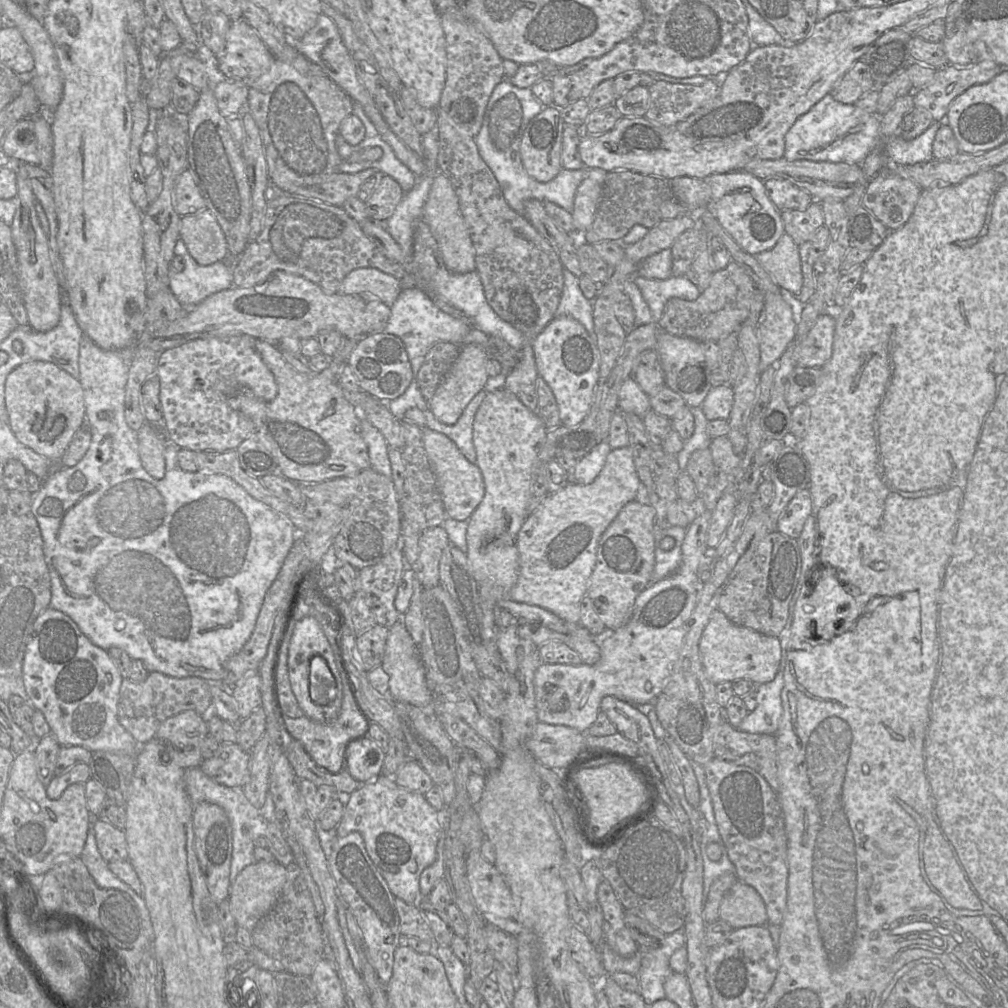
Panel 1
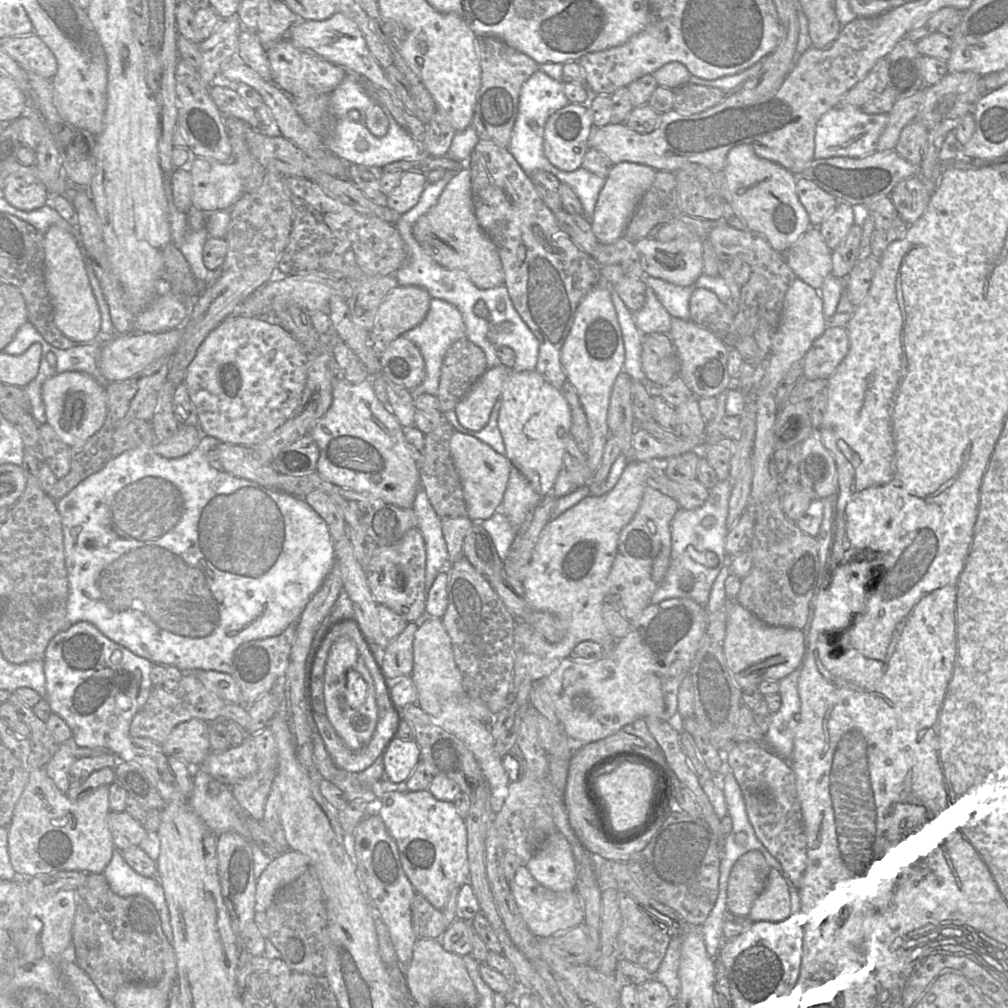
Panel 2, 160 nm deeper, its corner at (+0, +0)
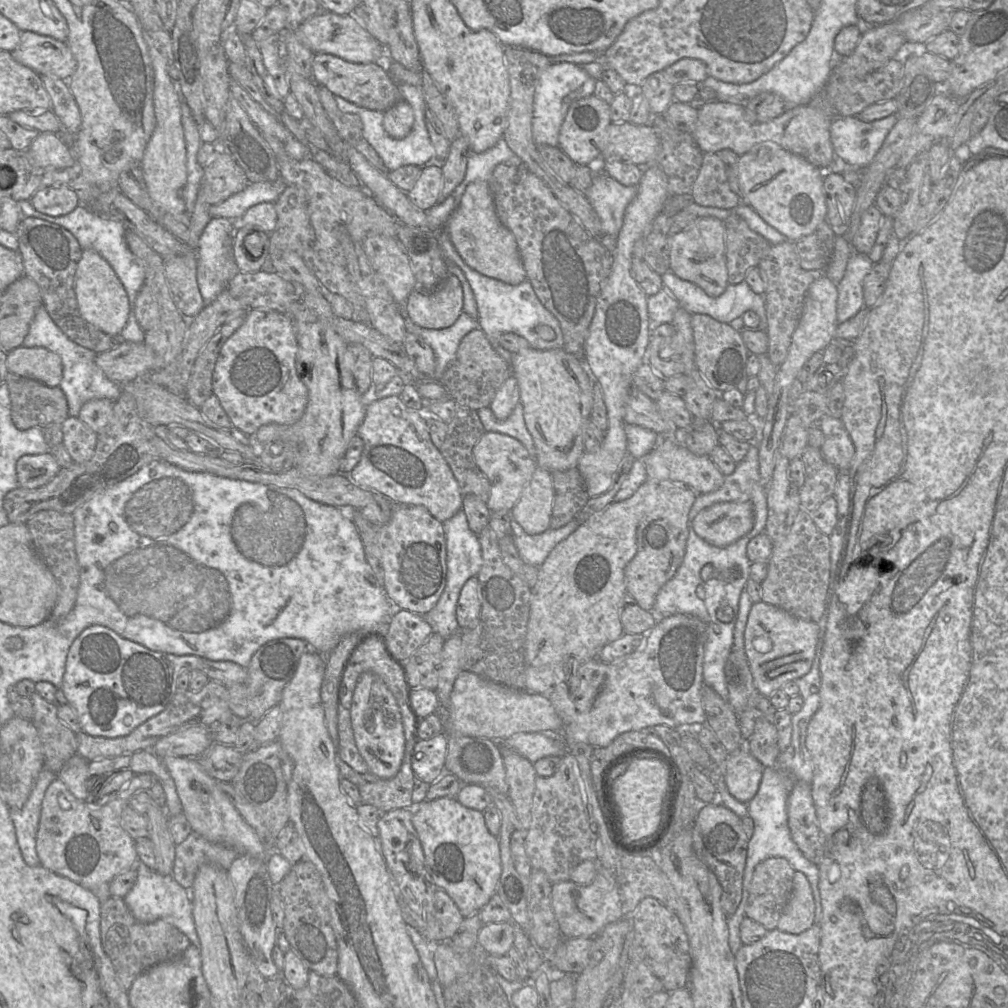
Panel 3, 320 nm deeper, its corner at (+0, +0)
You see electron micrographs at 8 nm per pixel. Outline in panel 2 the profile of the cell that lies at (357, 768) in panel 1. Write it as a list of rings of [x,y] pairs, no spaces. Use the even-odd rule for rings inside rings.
[[[394,738],[386,746],[381,759],[384,764],[383,779],[405,783],[420,762],[420,748],[414,740]]]

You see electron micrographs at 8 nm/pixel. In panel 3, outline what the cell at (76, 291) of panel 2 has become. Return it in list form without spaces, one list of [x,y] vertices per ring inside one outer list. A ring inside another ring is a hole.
[[[83,249],[75,273],[75,293],[84,320],[106,334],[118,336],[132,311],[127,292],[110,264],[97,252]]]

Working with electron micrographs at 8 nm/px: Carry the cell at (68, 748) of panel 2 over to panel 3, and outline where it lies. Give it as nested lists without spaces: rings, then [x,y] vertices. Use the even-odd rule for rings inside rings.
[[[75,754],[57,773],[57,779],[62,781],[67,789],[78,799],[86,802],[94,801],[89,796],[89,780],[93,775],[87,769],[87,759]]]

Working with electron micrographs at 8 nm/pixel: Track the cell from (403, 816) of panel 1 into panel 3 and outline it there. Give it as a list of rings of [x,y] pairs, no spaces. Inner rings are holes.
[[[445,797],[426,800],[408,808],[412,811],[412,824],[423,850],[427,880],[444,890],[464,917],[477,915],[496,895],[502,873],[499,841],[487,828],[483,812],[463,806],[456,798]]]

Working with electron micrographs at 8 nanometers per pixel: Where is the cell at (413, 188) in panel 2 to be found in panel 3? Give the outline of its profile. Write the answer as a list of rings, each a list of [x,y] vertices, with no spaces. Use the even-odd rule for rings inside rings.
[[[441,165],[424,166],[414,187],[407,192],[407,195],[415,206],[428,210],[439,202],[443,187]]]

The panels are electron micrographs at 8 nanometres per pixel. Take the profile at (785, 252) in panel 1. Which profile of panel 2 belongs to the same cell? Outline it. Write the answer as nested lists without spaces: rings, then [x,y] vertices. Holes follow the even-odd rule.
[[[810,227],[783,254],[796,278],[820,290],[831,275],[831,253],[818,228]]]

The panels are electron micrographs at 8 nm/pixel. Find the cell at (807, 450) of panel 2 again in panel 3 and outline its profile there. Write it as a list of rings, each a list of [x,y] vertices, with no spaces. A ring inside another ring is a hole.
[[[824,416],[818,423],[824,435],[820,451],[825,461],[847,471],[855,455],[854,444],[840,418]]]

